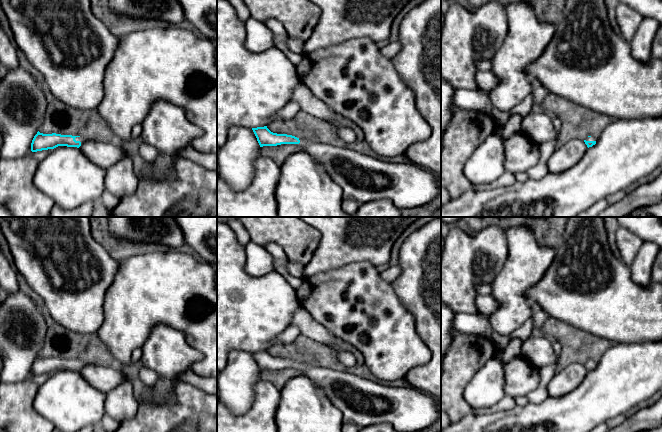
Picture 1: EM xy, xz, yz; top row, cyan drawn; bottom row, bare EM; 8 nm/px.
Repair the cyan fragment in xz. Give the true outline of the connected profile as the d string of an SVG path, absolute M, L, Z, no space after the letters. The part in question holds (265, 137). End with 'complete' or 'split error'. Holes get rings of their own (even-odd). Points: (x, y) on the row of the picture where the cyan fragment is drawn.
M267 126L252 128L260 147L281 144L298 144L323 165L333 181L340 186L343 197L351 198L360 205L386 198L399 209L423 206L434 200L440 193L438 177L412 163L390 163L377 160L346 147L331 144L311 143L292 135L271 132Z; split error

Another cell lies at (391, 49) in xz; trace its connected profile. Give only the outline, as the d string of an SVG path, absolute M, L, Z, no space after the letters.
M398 41L390 42L389 44L381 48L381 53L388 58L392 58L400 51L400 49L401 45Z

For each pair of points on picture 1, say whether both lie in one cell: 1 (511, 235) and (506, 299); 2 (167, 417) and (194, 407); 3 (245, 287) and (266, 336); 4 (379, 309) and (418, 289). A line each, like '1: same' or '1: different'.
1: same
2: same
3: same
4: different

